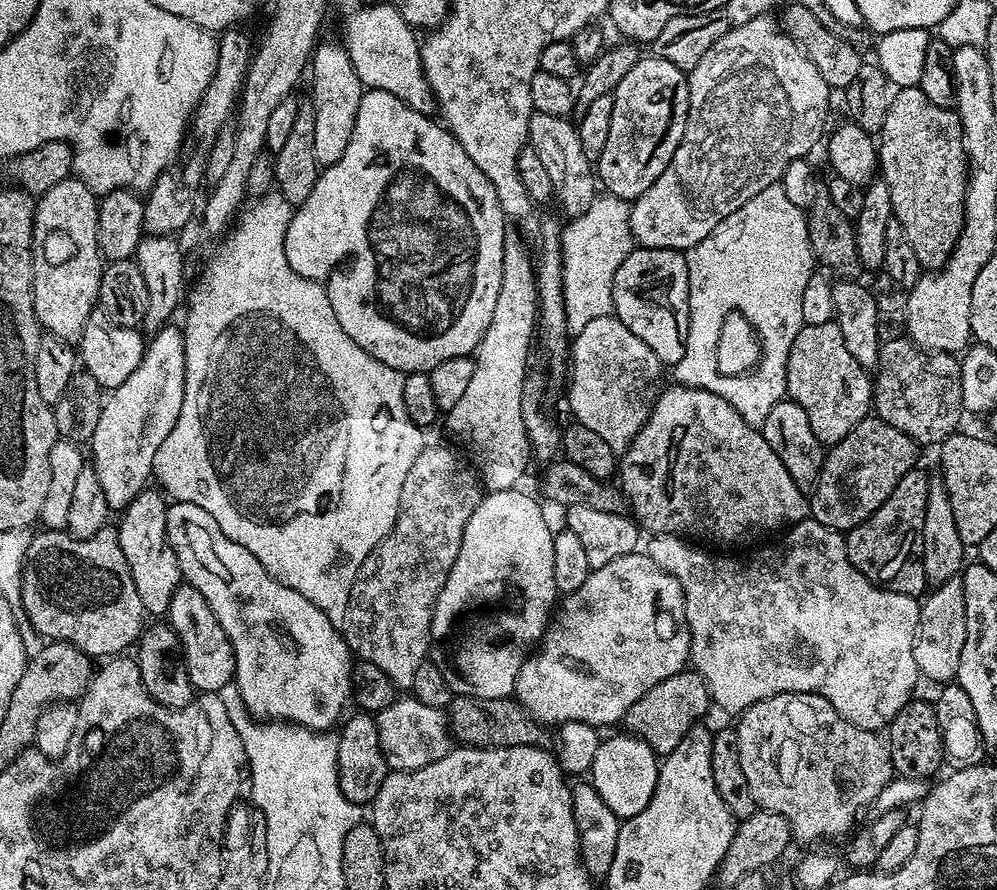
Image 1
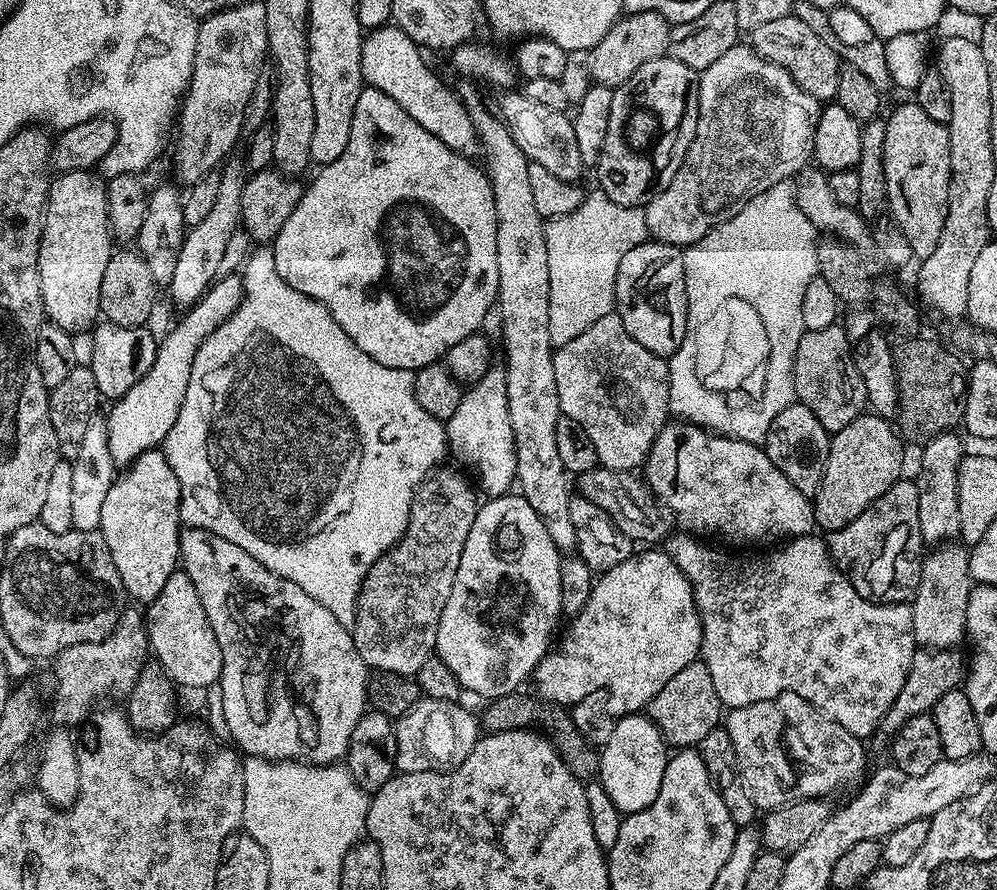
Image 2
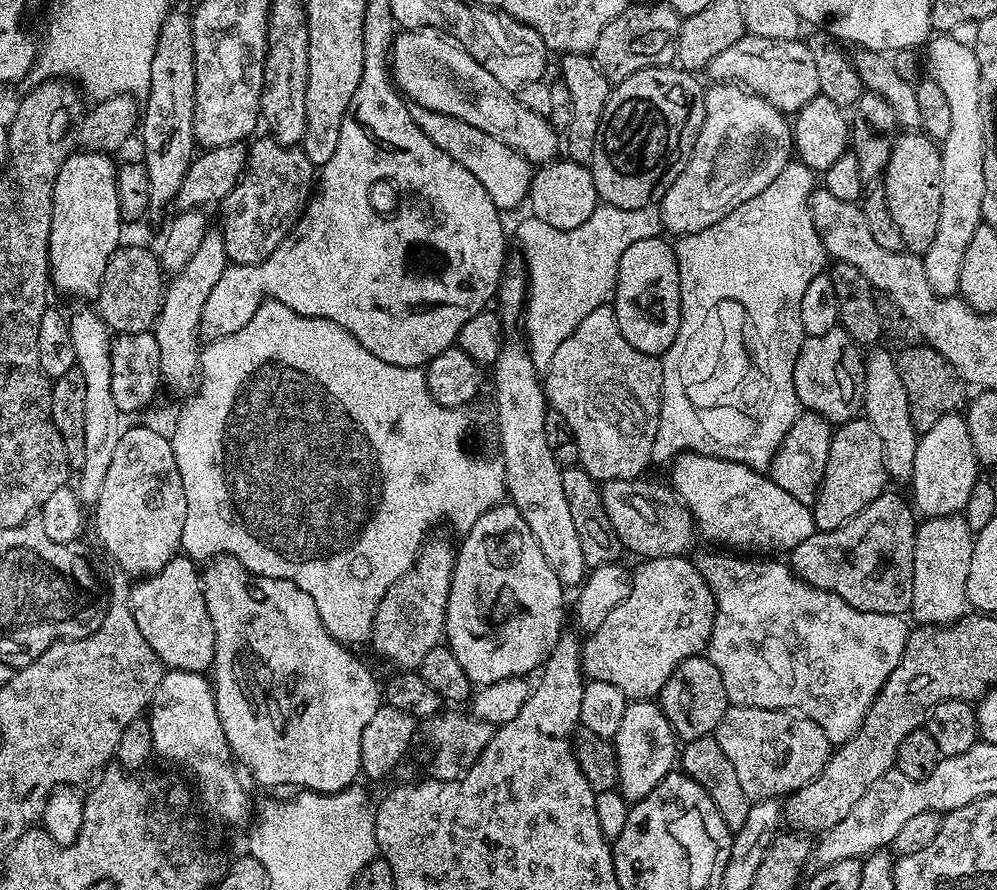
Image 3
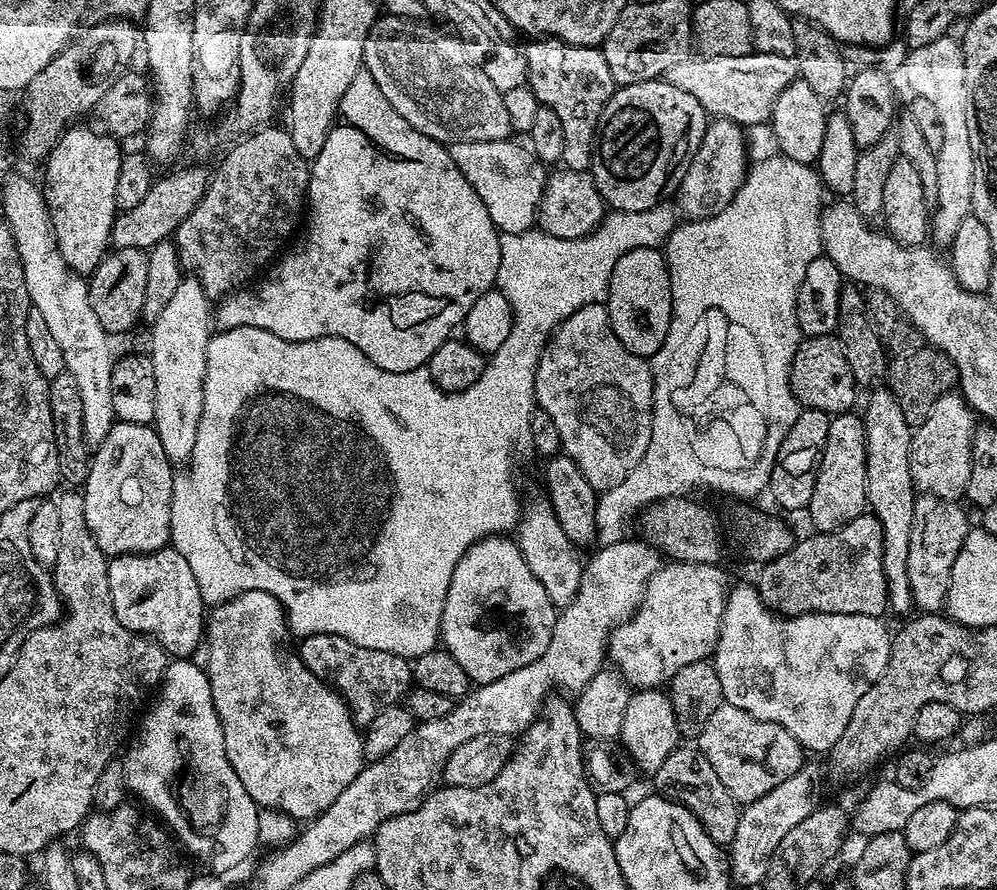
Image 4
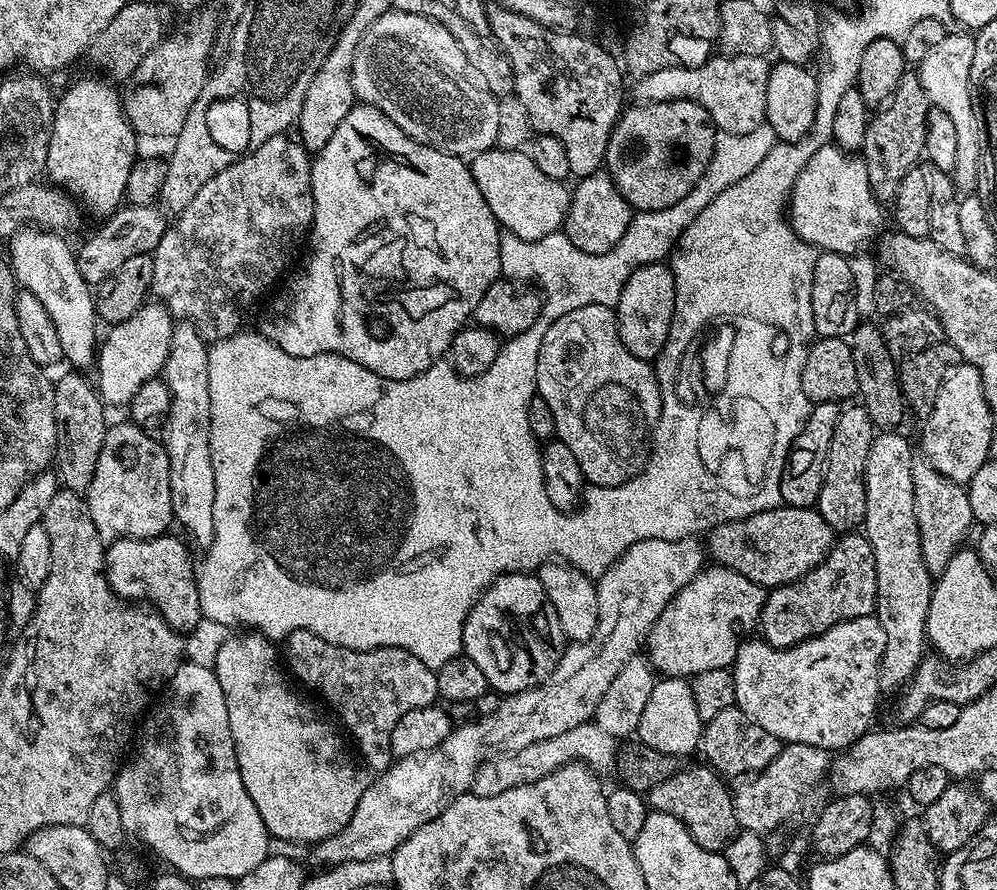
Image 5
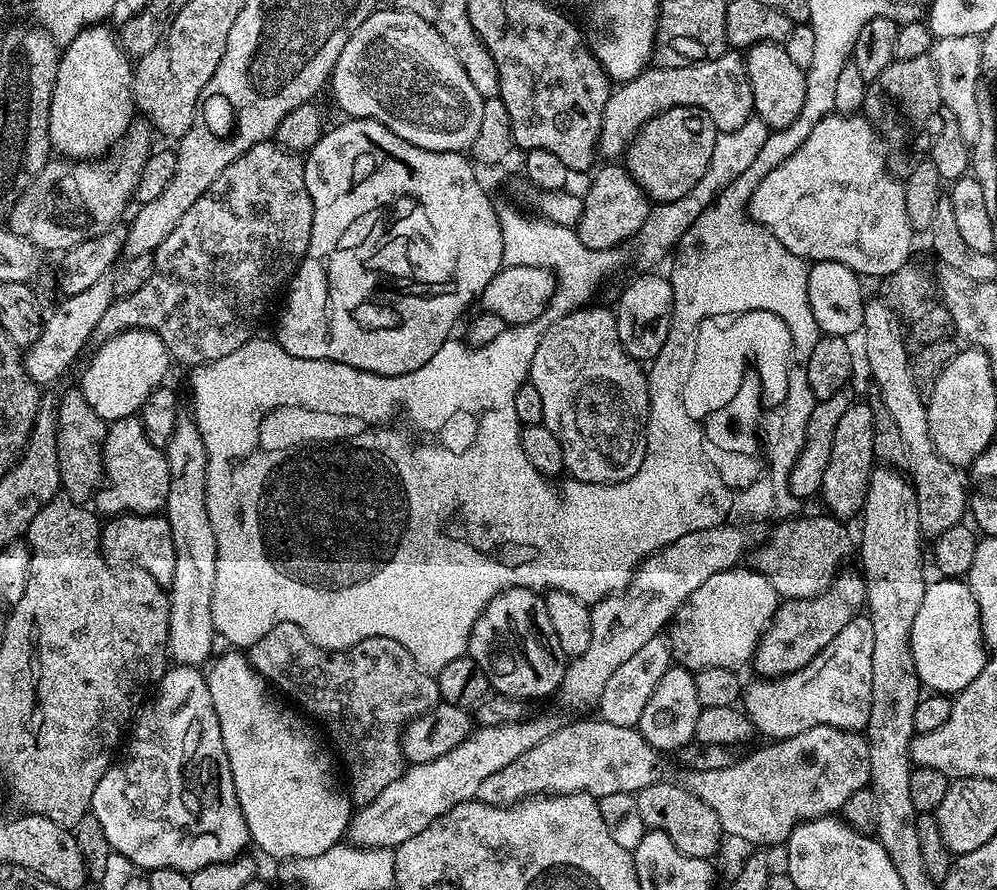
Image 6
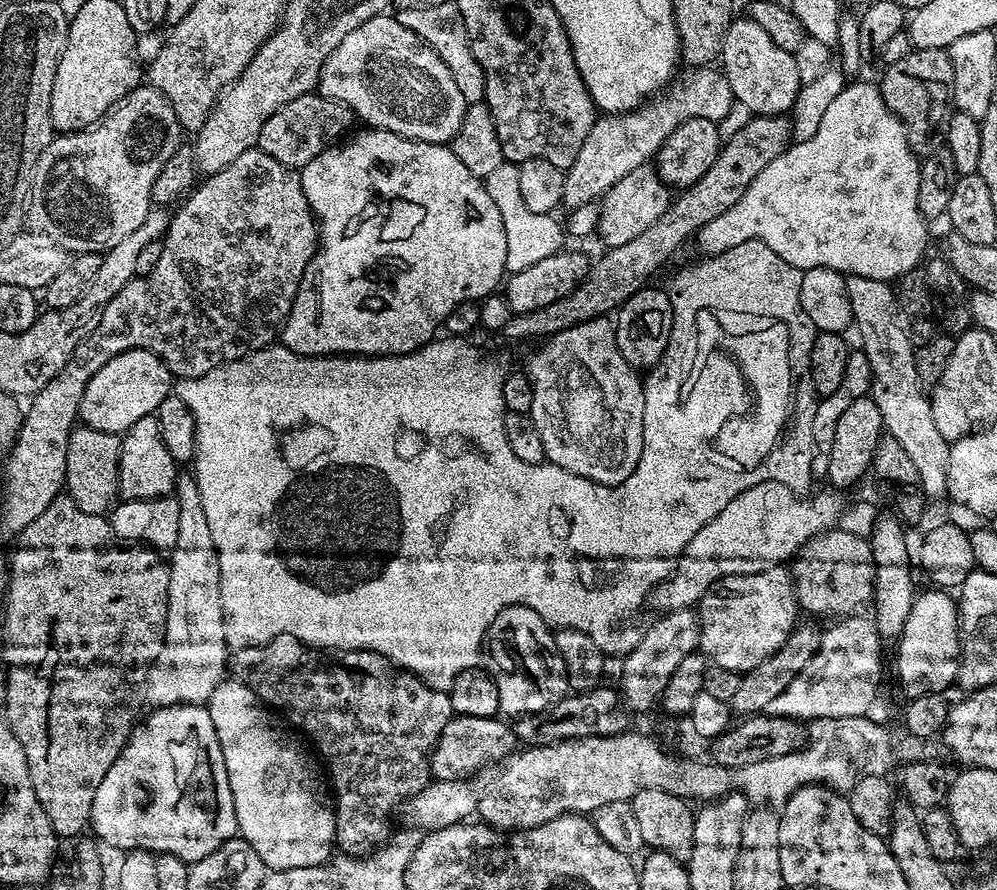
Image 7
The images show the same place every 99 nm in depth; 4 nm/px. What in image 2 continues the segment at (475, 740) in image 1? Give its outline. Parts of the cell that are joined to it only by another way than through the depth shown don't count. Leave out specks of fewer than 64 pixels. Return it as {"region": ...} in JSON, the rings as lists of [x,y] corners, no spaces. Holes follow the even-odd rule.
{"region":[[[517,690],[491,701],[487,707],[484,716],[482,712],[482,728],[485,733],[522,730],[523,728],[542,730],[542,735],[554,746],[562,762],[566,762],[574,778],[585,782],[597,779],[600,770],[600,752],[589,740],[582,738],[578,726],[574,726],[571,711],[565,705],[555,704],[549,700],[543,701],[535,694],[527,696],[524,690]]]}

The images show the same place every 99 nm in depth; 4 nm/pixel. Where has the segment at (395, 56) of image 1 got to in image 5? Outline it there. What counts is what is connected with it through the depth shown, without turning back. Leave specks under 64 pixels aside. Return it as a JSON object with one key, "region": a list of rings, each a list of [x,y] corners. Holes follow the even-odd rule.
{"region":[[[495,146],[472,156],[470,167],[482,198],[486,198],[486,206],[490,206],[490,214],[494,214],[503,231],[513,232],[520,240],[537,240],[563,229],[569,185],[537,172],[534,158],[527,151]]]}

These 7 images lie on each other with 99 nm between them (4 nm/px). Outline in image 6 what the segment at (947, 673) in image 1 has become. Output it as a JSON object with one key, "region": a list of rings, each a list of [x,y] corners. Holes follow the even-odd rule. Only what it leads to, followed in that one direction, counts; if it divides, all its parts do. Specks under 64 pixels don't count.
{"region":[[[883,298],[865,299],[864,324],[868,328],[868,353],[864,355],[867,369],[872,370],[876,388],[880,391],[879,403],[889,411],[905,443],[906,468],[910,473],[912,489],[918,502],[918,522],[925,537],[935,538],[965,519],[970,508],[970,492],[964,489],[964,475],[954,467],[934,446],[930,438],[928,406],[920,386],[909,380],[905,371],[905,331],[894,310]]]}

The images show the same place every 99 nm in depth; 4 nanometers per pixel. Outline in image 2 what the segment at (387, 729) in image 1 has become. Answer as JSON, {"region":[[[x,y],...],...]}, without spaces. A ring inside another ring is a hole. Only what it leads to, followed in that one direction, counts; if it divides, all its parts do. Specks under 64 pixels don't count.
{"region":[[[421,698],[409,712],[402,714],[394,724],[394,768],[397,773],[449,772],[466,758],[480,741],[482,724],[472,712],[467,712],[460,702],[438,702]]]}

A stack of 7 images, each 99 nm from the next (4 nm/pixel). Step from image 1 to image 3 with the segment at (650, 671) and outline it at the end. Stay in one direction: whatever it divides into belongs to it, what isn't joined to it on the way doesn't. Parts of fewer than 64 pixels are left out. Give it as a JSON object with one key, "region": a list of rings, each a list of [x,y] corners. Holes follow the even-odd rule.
{"region":[[[687,555],[644,560],[641,565],[637,572],[631,573],[626,598],[602,618],[593,632],[587,633],[582,644],[585,677],[618,686],[629,701],[659,697],[662,686],[666,686],[666,678],[674,674],[676,667],[686,658],[701,655],[707,649],[716,617],[710,586]]]}

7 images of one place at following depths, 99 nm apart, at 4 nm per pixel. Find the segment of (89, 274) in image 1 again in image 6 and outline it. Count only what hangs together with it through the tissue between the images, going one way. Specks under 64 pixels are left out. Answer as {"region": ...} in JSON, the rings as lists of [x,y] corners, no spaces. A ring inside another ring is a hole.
{"region":[[[102,23],[83,28],[60,56],[48,133],[53,149],[70,160],[92,162],[109,155],[128,133],[137,111],[132,97],[133,61],[108,27]]]}

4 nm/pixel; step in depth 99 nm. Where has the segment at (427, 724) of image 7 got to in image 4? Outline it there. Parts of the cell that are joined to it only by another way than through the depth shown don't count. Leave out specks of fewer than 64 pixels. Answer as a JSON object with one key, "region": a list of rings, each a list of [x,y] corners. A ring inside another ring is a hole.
{"region":[[[338,634],[305,636],[299,643],[300,657],[313,677],[328,681],[341,693],[361,725],[370,725],[381,708],[403,701],[414,688],[414,668],[407,656],[370,650],[346,638],[338,638]]]}

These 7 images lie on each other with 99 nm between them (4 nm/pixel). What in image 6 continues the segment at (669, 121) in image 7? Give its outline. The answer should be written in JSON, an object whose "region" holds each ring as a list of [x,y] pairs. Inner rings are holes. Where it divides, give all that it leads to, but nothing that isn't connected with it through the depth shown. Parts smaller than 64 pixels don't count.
{"region":[[[732,50],[723,56],[677,68],[649,66],[632,80],[625,80],[613,87],[602,116],[602,130],[598,152],[605,161],[623,157],[632,139],[646,122],[671,108],[697,108],[712,119],[717,133],[738,130],[754,114],[754,94],[750,90],[748,66]]]}

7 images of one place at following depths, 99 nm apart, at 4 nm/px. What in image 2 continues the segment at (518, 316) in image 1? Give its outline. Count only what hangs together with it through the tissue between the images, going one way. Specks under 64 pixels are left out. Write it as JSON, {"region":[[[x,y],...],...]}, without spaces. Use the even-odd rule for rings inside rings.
{"region":[[[489,367],[487,374],[465,391],[463,398],[458,402],[458,410],[450,414],[444,433],[448,439],[450,456],[453,456],[461,464],[457,465],[467,470],[470,476],[472,471],[471,479],[475,481],[479,491],[485,497],[506,496],[513,491],[516,484],[516,451],[514,450],[514,432],[510,430],[510,406],[506,402],[506,374],[503,367]]]}

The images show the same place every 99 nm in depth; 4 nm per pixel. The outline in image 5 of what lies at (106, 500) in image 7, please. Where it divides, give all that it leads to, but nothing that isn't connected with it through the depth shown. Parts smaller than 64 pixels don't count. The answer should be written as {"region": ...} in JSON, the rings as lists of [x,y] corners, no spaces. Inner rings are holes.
{"region":[[[68,370],[65,376],[55,377],[54,418],[56,419],[56,455],[54,468],[58,480],[71,492],[87,493],[98,466],[98,454],[102,454],[102,442],[110,427],[110,420],[104,417],[106,404],[97,391],[97,385],[87,380],[87,375]]]}

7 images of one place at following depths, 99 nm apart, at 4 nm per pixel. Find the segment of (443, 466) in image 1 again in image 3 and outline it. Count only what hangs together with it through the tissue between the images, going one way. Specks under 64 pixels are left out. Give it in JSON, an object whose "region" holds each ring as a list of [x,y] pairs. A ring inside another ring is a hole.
{"region":[[[435,536],[425,540],[411,570],[386,590],[374,614],[370,645],[382,659],[396,664],[392,666],[400,670],[419,669],[422,658],[426,658],[429,650],[437,648],[444,636],[444,619],[458,548],[446,537]]]}

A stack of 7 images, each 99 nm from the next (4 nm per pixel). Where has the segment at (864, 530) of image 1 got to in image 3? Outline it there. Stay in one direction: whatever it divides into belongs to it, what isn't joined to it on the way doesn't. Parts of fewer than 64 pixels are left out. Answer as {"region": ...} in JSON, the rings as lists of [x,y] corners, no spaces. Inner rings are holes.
{"region":[[[886,490],[842,526],[813,532],[806,542],[792,549],[792,571],[807,584],[838,594],[863,612],[891,616],[911,613],[918,516],[913,505],[905,497],[904,500],[898,493]]]}

